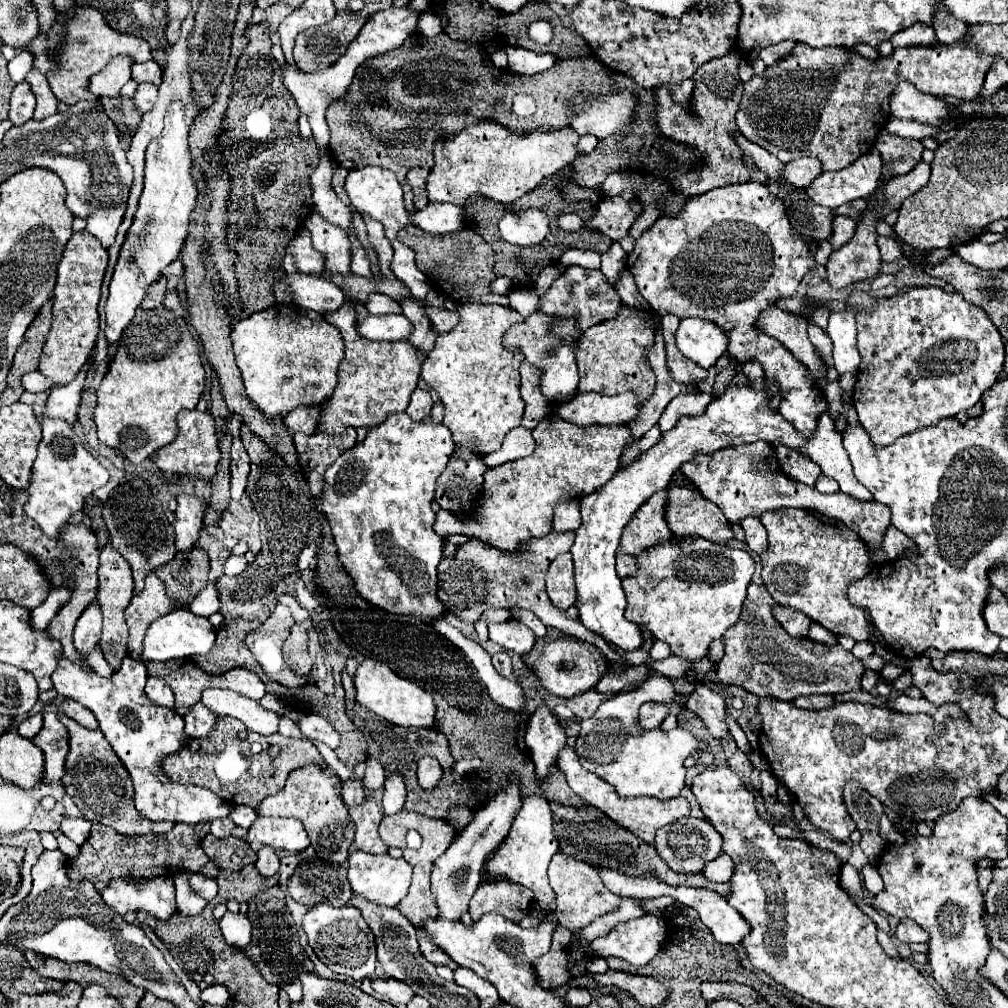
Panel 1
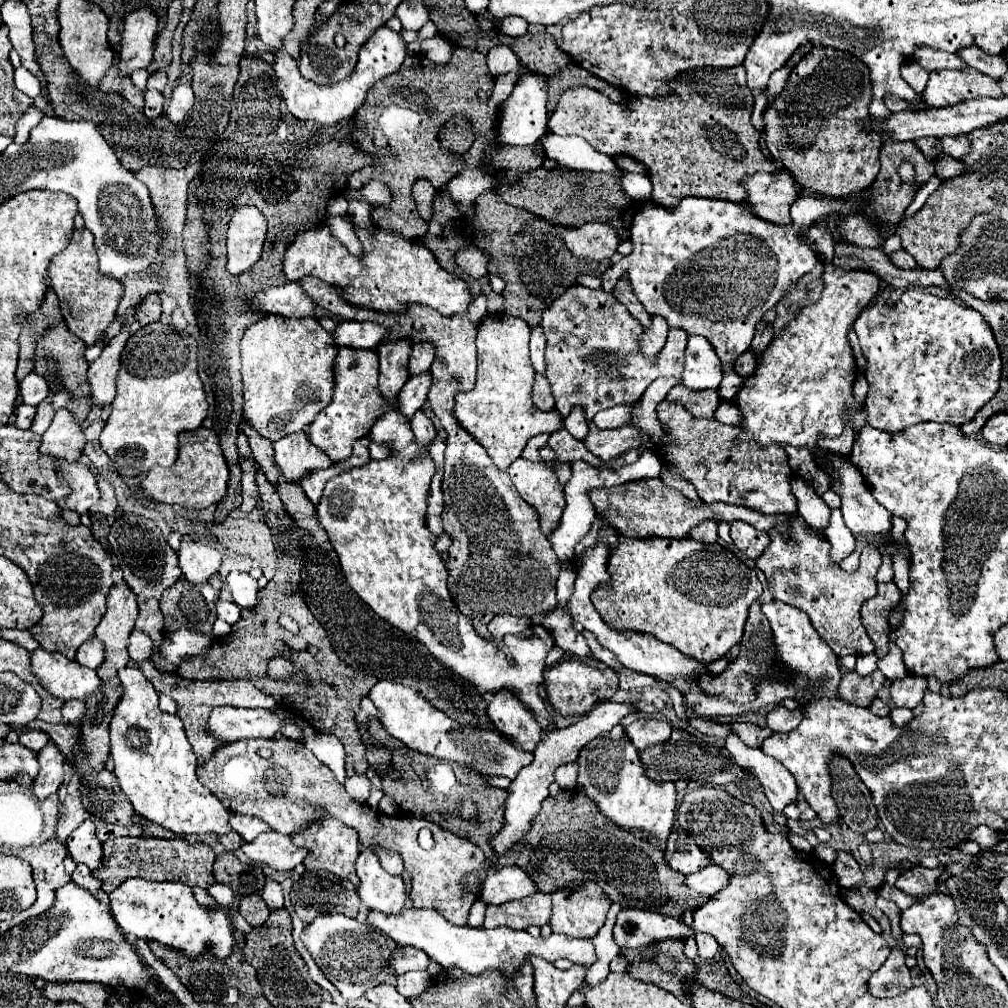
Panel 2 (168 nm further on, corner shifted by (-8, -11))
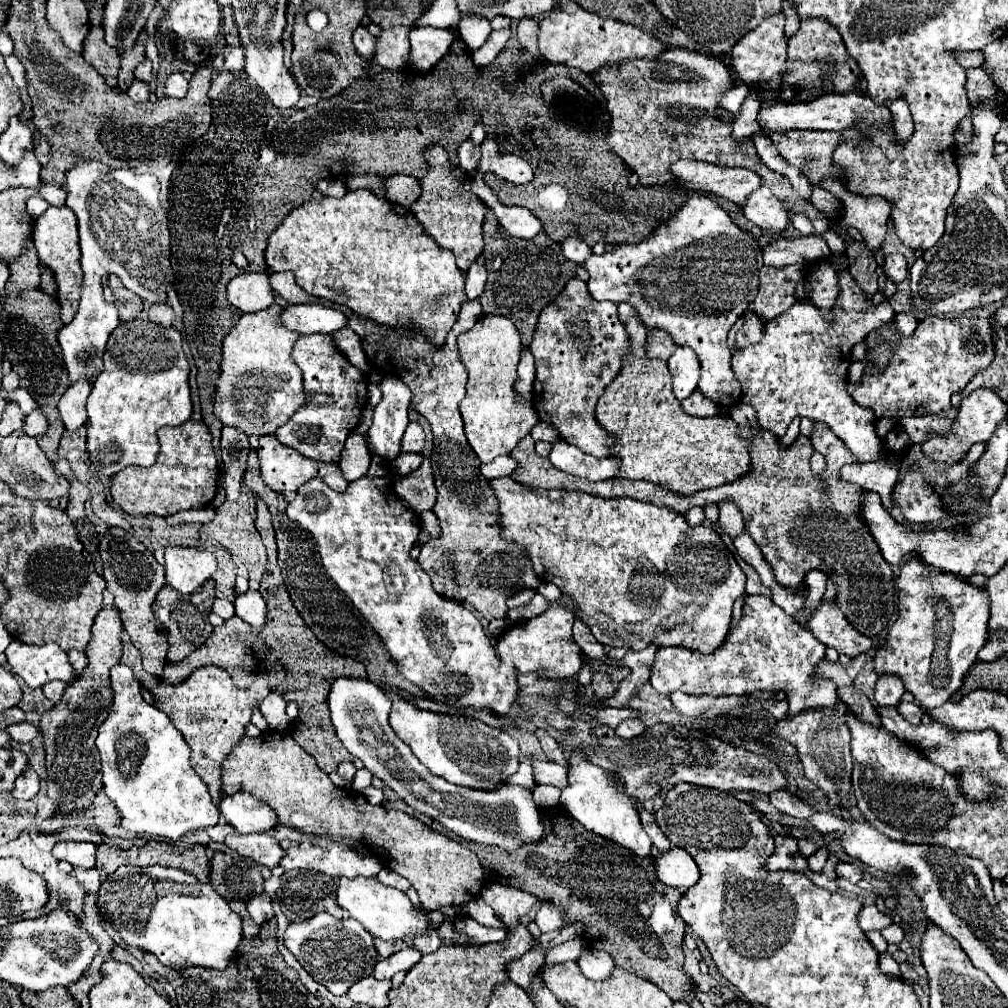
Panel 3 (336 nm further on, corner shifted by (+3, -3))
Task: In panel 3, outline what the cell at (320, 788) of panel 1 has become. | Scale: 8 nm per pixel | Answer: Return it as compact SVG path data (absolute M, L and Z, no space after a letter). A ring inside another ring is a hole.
M309 835L309 839L305 841L299 841L299 843L291 843L291 841L281 841L281 847L285 849L285 857L281 859L281 867L283 869L315 869L315 871L321 871L325 875L331 875L331 877L347 877L347 879L355 879L359 875L363 877L373 877L381 871L381 863L377 857L359 857L355 851L351 851L347 845L343 843L337 843L329 837L323 837L323 835Z

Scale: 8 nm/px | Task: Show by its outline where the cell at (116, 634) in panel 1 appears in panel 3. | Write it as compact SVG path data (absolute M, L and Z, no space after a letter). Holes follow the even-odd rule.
M103 607L95 617L91 627L91 639L87 643L89 665L83 675L77 677L71 685L67 685L63 699L41 717L43 731L43 749L45 749L45 767L47 767L47 795L57 801L57 813L71 813L87 809L93 803L95 793L101 789L99 775L99 753L95 747L97 731L107 719L113 691L109 681L109 669L119 663L121 657L121 613L119 609Z

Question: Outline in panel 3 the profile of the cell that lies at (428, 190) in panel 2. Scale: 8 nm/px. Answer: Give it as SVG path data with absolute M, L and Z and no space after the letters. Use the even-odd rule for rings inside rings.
M391 175L385 179L385 185L387 185L389 201L395 205L401 205L401 207L407 207L407 209L421 195L419 181L415 177L409 177L409 175Z

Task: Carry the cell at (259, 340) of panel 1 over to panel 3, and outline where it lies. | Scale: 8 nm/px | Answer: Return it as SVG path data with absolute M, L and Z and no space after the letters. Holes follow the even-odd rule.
M281 305L247 313L223 341L221 375L215 383L215 415L223 425L237 427L249 437L275 433L279 425L287 423L287 419L305 403L303 373L291 359L291 347L299 339L299 333L285 329L279 323L281 313Z

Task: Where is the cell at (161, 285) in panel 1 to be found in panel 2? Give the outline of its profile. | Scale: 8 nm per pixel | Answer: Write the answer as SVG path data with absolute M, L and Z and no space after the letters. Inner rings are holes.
M150 293L142 299L142 303L138 305L138 311L136 311L136 321L140 325L148 325L148 323L154 323L160 319L160 313L162 313L162 307L160 307L160 297L158 293Z

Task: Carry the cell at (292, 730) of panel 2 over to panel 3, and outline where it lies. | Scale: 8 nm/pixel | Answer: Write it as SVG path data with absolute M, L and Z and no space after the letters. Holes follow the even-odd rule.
M203 667L193 671L179 685L165 685L149 675L137 675L137 679L149 687L155 697L155 707L169 715L173 725L183 733L187 745L191 747L191 765L195 773L209 785L209 793L215 803L221 803L221 761L245 735L245 725L249 723L253 711L258 709L262 700L270 693L268 679L262 676L255 686L241 691L235 687L231 677L219 667Z

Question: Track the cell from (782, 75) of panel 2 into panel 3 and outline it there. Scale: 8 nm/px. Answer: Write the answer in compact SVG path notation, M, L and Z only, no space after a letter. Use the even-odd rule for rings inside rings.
M749 91L737 117L733 119L733 133L731 133L733 139L745 139L759 131L759 123L757 123L759 109L761 109L759 95L755 95L755 91Z

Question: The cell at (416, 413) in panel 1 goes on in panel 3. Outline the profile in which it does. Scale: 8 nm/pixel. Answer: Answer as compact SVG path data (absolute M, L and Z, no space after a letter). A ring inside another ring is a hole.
M411 421L405 429L405 435L401 439L401 449L407 453L421 453L423 449L423 443L425 443L425 433L423 433L423 427L417 423L417 421Z

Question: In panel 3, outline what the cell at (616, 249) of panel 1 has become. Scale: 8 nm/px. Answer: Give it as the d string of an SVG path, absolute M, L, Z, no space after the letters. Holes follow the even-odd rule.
M619 303L619 319L631 337L631 357L625 359L619 377L607 385L601 395L595 415L601 427L617 435L613 457L621 457L623 479L647 479L693 495L703 489L733 483L751 473L751 445L739 435L739 427L731 417L691 417L681 409L679 399L671 391L671 373L665 361L645 357L647 329L639 313L629 303Z

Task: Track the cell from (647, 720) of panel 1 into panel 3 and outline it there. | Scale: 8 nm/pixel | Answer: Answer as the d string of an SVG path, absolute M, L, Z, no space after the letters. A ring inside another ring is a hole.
M627 719L627 721L619 723L613 731L615 731L615 735L617 735L617 737L631 739L631 737L635 737L635 735L643 733L645 729L647 729L647 727L645 727L645 723L643 723L641 719Z

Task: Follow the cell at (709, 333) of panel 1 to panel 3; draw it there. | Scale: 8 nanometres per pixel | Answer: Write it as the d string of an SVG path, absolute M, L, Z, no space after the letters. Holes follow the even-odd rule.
M677 347L667 361L673 377L673 393L677 399L689 397L697 389L699 381L699 359L691 347Z

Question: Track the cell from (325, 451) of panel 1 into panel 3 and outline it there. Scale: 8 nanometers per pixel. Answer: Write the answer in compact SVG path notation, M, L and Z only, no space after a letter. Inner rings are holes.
M351 433L341 451L341 471L347 481L355 481L367 473L371 465L371 455L367 449L367 441L359 433Z

